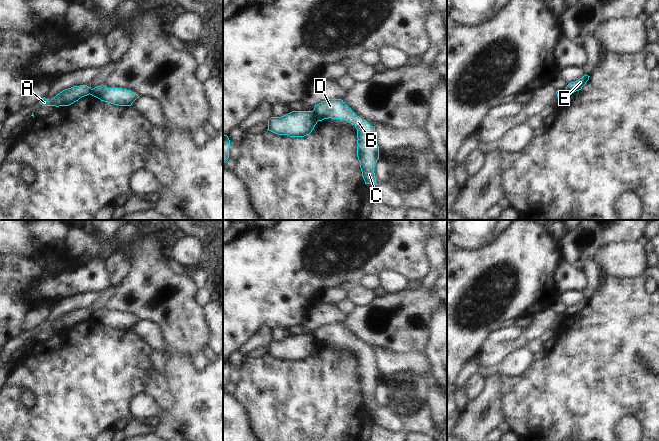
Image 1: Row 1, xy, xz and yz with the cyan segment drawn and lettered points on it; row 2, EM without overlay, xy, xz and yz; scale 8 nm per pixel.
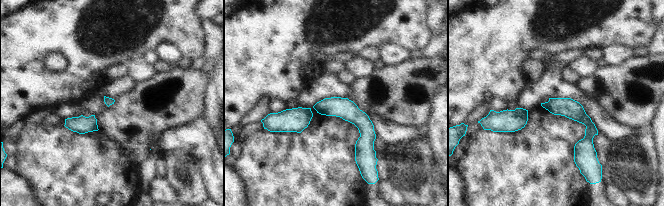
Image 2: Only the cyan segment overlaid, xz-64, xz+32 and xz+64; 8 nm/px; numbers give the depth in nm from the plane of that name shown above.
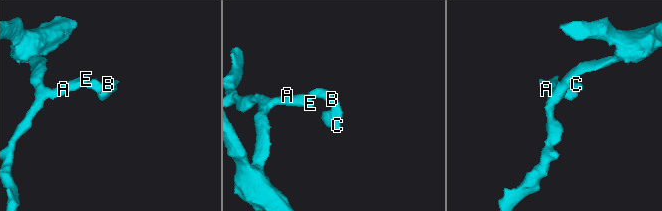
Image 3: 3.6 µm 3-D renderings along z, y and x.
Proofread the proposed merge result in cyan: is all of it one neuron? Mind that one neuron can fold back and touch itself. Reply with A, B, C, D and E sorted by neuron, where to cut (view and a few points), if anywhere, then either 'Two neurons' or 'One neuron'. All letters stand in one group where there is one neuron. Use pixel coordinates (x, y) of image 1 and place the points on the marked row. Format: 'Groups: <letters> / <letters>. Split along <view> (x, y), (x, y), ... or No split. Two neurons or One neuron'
Groups: A E / B C D. Split along xz (312, 111), (319, 120). Two neurons.

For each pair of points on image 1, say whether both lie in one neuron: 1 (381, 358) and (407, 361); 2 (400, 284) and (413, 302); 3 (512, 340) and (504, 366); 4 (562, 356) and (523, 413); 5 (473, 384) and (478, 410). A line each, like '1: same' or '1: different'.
1: same
2: different
3: different
4: same
5: different

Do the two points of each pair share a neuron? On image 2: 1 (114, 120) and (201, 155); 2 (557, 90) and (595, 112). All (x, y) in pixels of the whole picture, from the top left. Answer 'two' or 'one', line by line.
1: two
2: one

